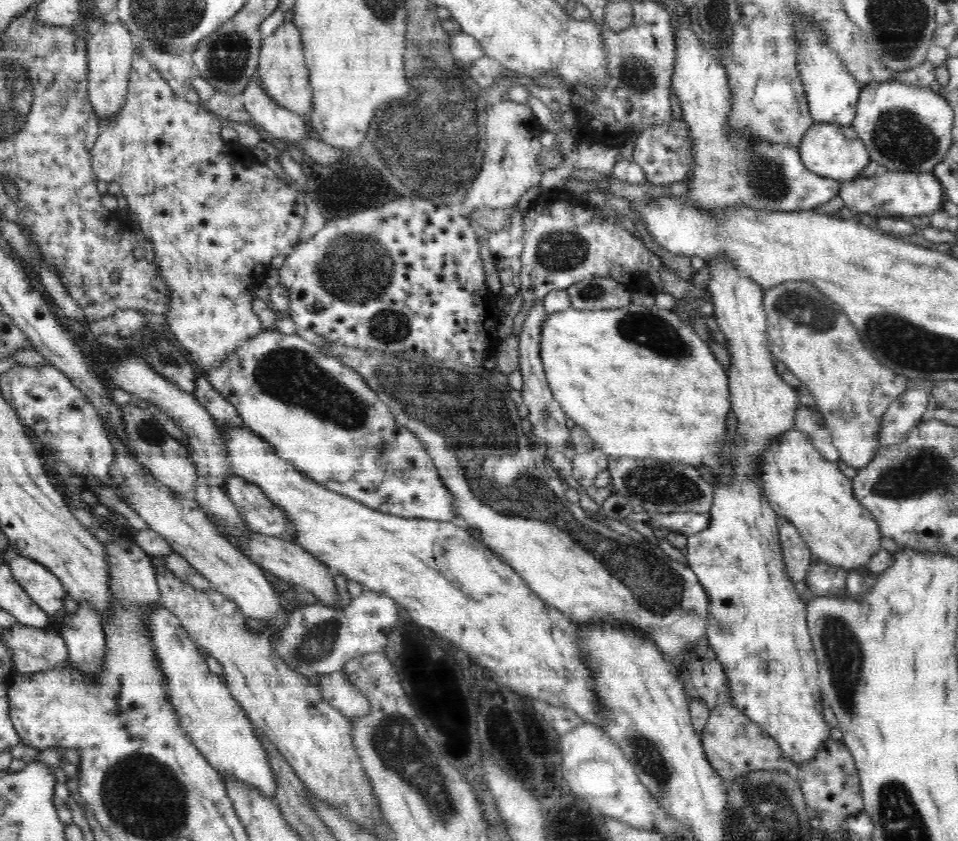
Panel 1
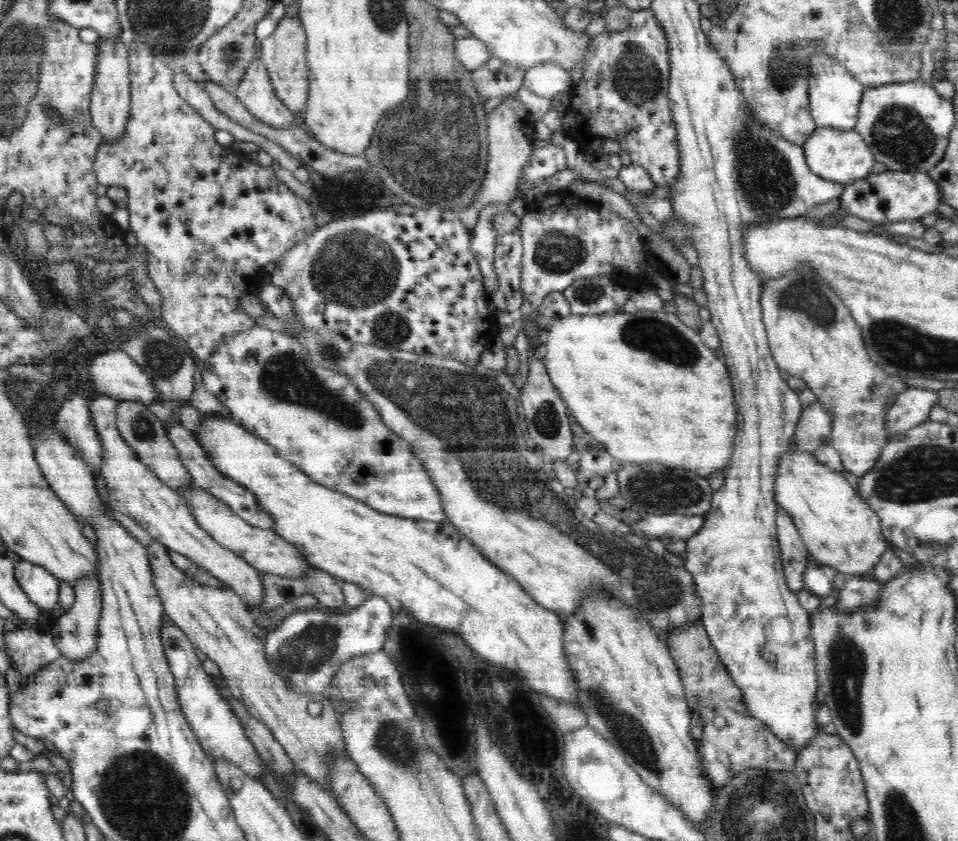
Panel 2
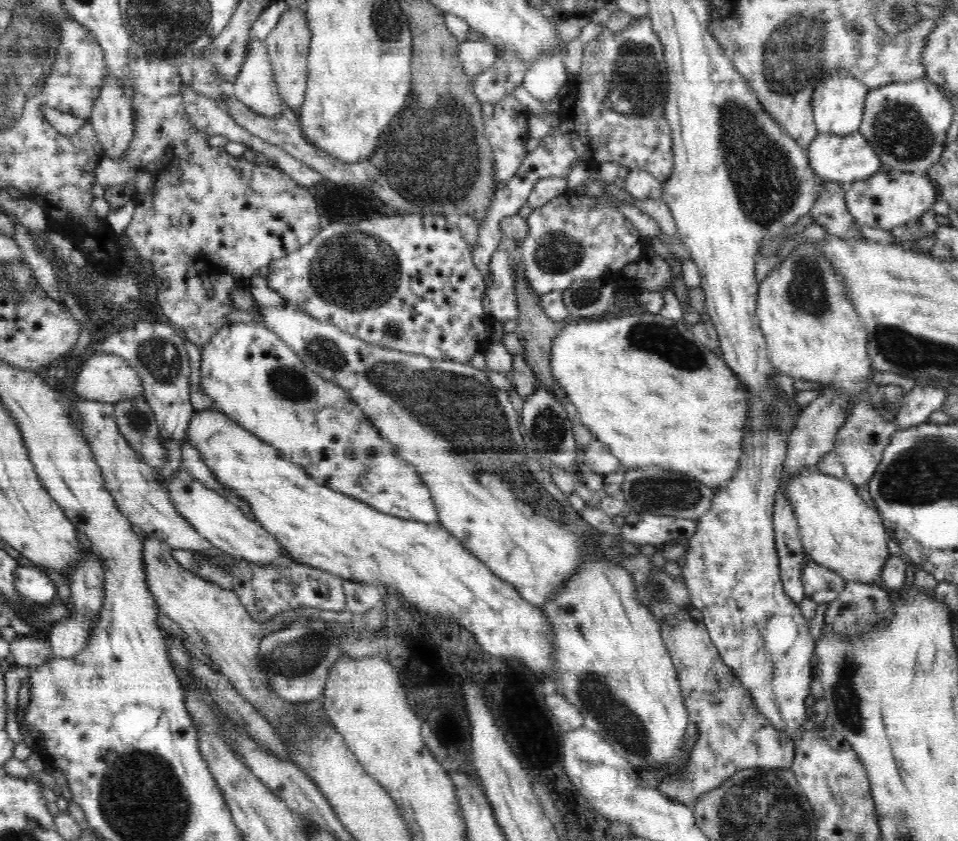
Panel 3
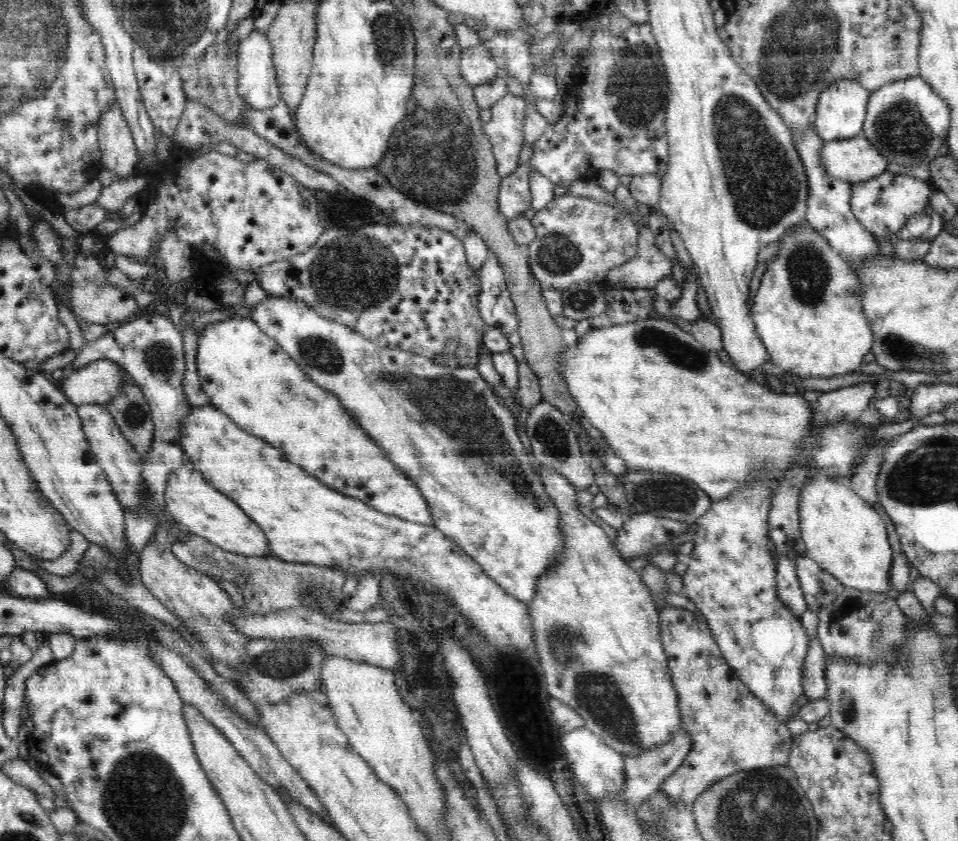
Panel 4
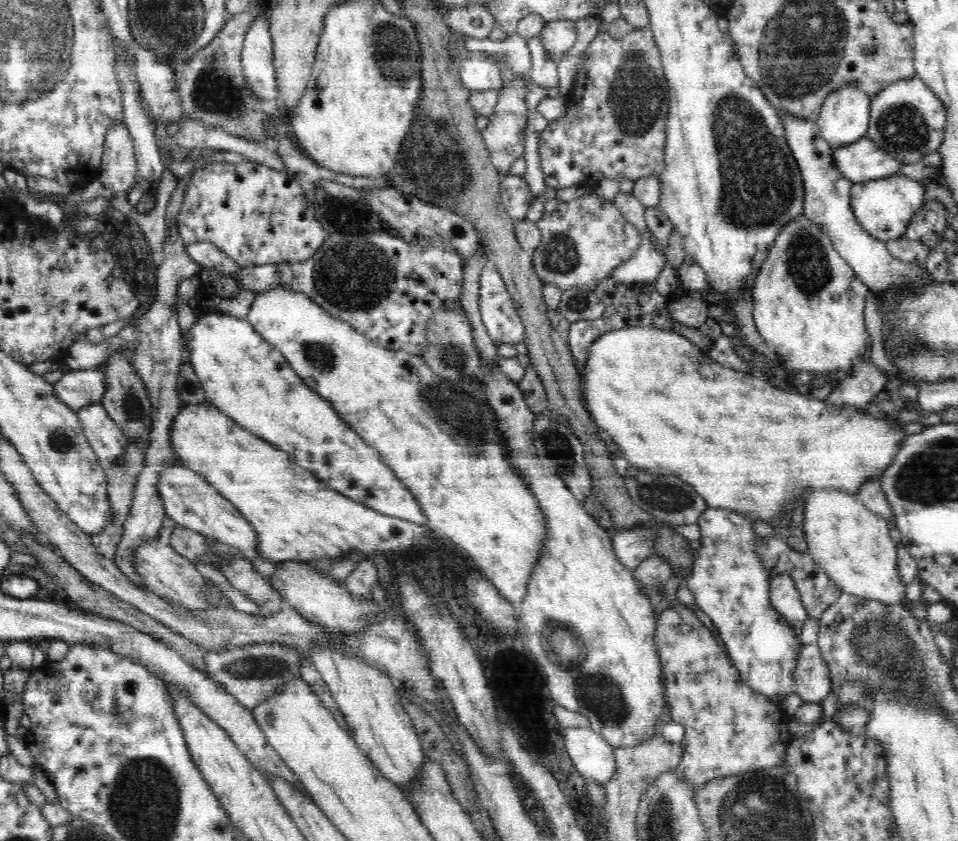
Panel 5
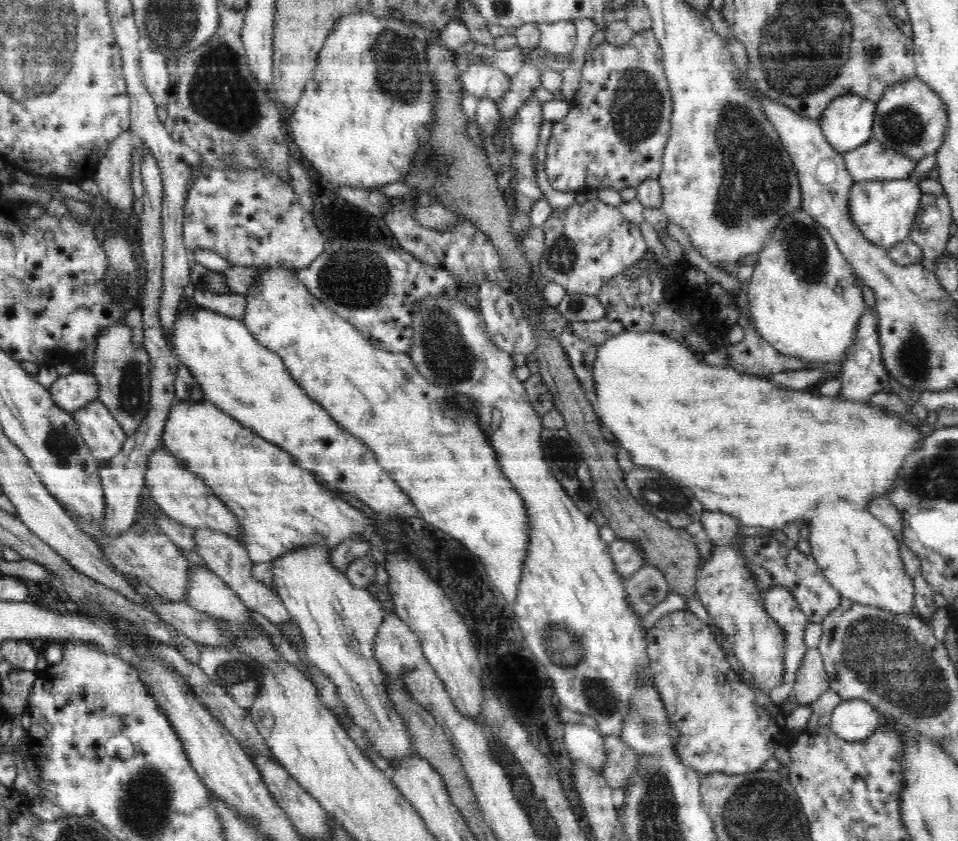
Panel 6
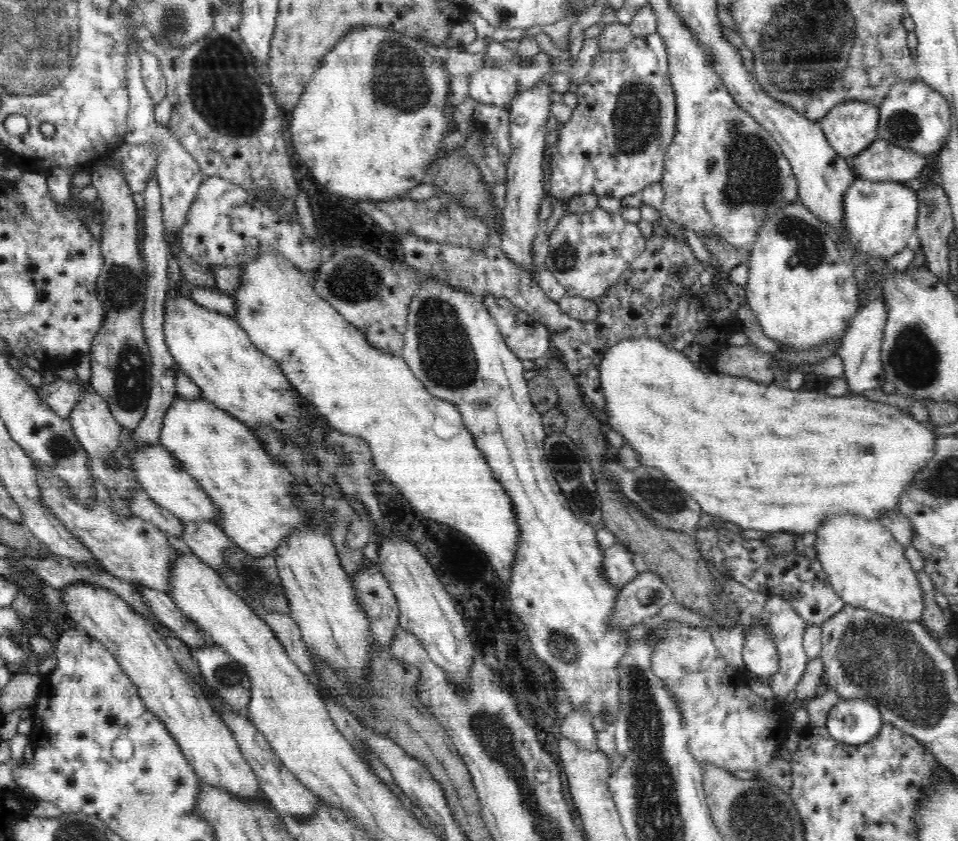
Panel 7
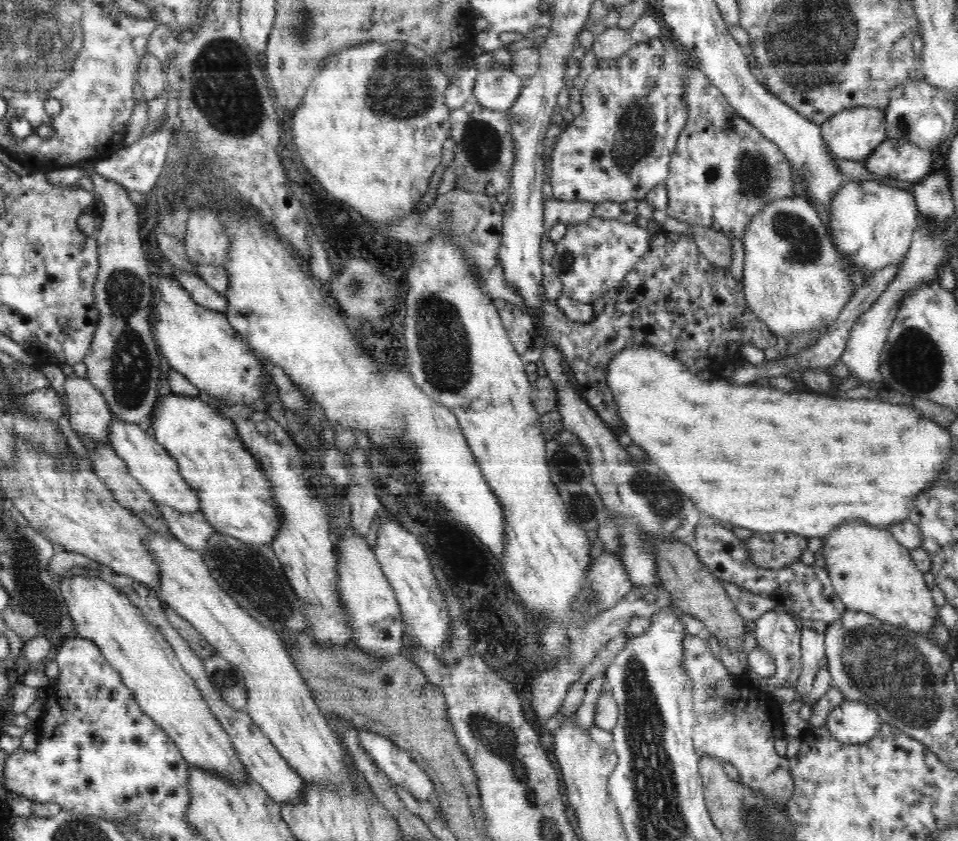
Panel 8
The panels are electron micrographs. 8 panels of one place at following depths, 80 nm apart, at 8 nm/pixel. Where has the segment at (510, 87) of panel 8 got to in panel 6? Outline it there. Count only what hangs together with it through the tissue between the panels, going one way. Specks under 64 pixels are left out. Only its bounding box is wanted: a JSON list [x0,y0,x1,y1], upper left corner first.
[461,64,511,100]

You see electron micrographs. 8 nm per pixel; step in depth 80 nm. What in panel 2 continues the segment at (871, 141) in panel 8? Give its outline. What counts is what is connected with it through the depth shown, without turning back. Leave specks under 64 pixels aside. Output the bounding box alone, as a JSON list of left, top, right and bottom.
[807,52,866,130]

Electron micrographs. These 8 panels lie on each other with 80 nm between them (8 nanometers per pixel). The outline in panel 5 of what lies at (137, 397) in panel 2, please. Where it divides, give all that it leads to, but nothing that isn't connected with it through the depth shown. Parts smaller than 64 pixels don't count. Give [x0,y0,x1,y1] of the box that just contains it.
[53,365,106,412]

